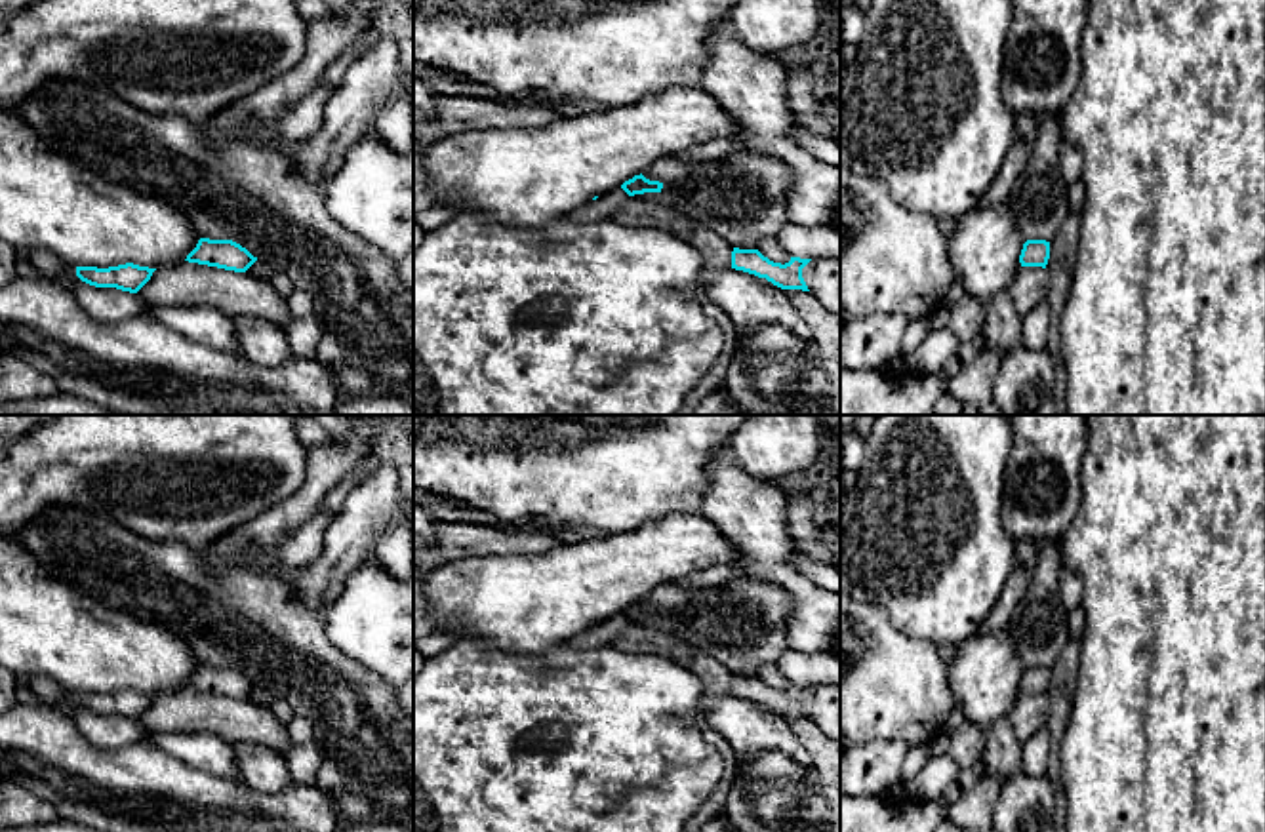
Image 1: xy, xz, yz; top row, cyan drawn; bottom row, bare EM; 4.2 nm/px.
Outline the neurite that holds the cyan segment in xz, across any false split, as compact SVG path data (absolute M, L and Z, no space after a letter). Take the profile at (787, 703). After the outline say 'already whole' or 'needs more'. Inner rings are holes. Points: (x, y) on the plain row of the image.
M739 676L732 678L732 695L754 701L758 704L766 704L773 712L781 716L802 716L810 718L804 704L802 695L812 685L791 683L789 689L773 689L764 683L758 676Z | already whole

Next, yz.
M1027 666L1023 670L1019 689L1021 693L1042 693L1046 695L1050 685L1050 668L1046 666Z | already whole

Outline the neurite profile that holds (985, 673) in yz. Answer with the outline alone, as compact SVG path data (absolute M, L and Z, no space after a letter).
M1006 630L975 634L949 663L951 691L966 722L989 729L1021 695L1023 663Z

